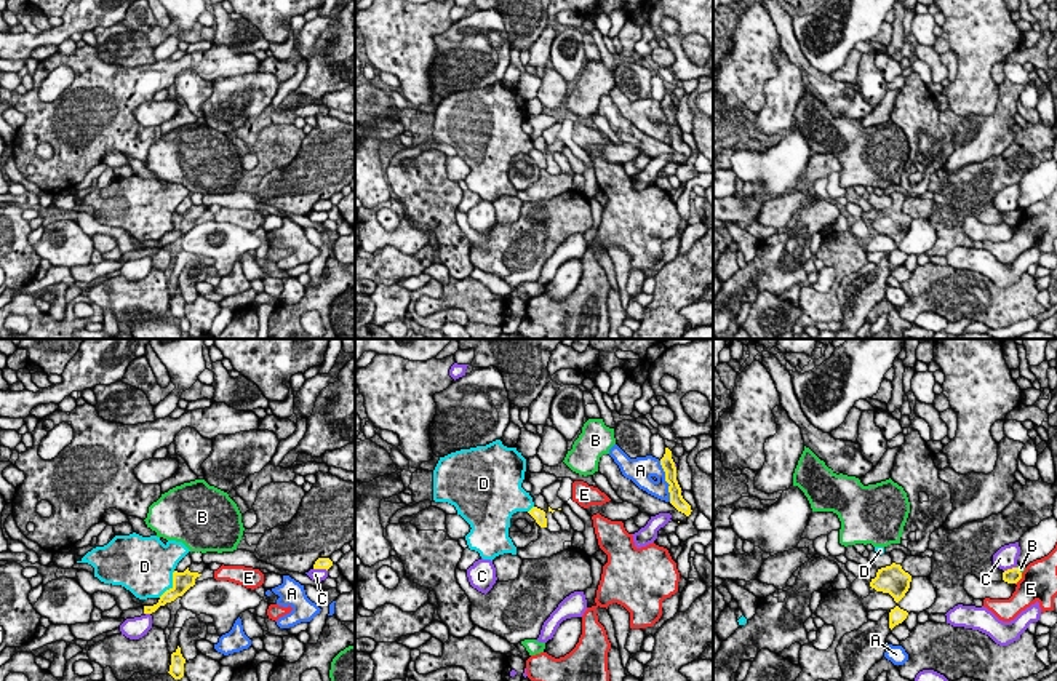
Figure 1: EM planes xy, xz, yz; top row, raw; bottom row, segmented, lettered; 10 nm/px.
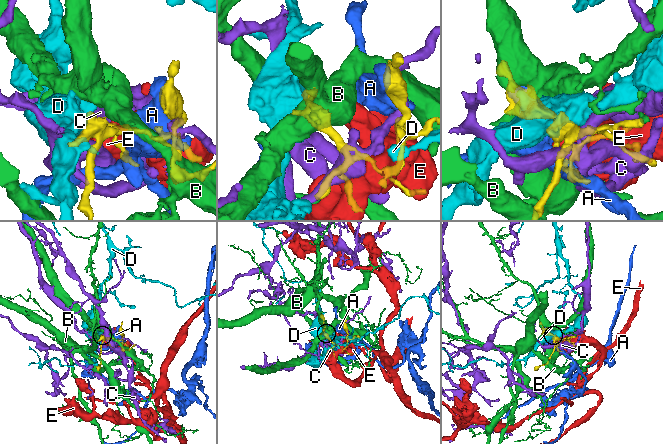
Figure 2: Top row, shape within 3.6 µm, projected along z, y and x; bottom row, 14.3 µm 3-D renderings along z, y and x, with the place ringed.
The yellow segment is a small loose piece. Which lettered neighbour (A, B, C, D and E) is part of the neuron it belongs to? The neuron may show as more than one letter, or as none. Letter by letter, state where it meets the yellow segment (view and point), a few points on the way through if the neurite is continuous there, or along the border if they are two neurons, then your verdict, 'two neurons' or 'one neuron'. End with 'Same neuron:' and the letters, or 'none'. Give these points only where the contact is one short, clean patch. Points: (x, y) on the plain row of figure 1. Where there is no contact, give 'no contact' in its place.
A: contact xz (666, 122); two neurons
B: contact yz (1019, 211); two neurons
C: contact xy (320, 210); two neurons
D: contact xy (173, 227); two neurons
E: contact yz (1021, 219); two neurons
Same neuron: none

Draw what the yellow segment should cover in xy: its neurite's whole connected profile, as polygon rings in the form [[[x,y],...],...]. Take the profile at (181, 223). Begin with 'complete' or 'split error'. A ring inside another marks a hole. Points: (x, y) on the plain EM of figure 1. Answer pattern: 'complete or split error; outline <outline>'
split error; outline [[[192,205],[184,214],[173,214],[173,229],[166,232],[157,246],[144,248],[144,256],[155,254],[160,248],[174,243],[177,238],[182,238],[190,229],[195,227],[195,221],[203,216],[206,211],[205,205]]]

